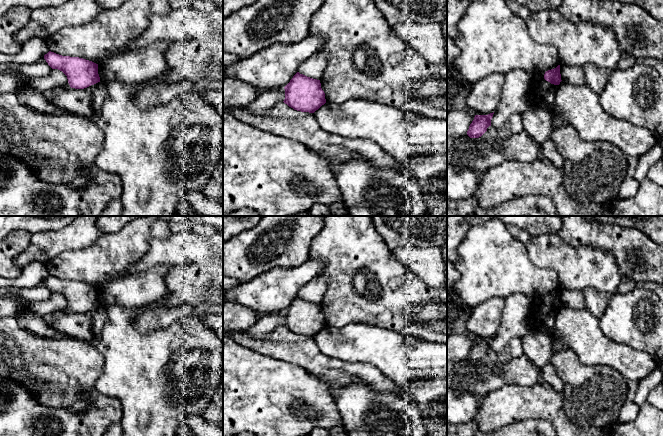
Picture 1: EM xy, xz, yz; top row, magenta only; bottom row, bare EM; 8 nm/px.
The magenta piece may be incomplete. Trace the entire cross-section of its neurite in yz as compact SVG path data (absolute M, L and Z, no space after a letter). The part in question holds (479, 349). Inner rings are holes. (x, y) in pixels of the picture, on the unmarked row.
M494 336L488 339L475 339L474 344L467 355L467 359L470 362L481 361L487 355L487 352L491 350L493 338Z

